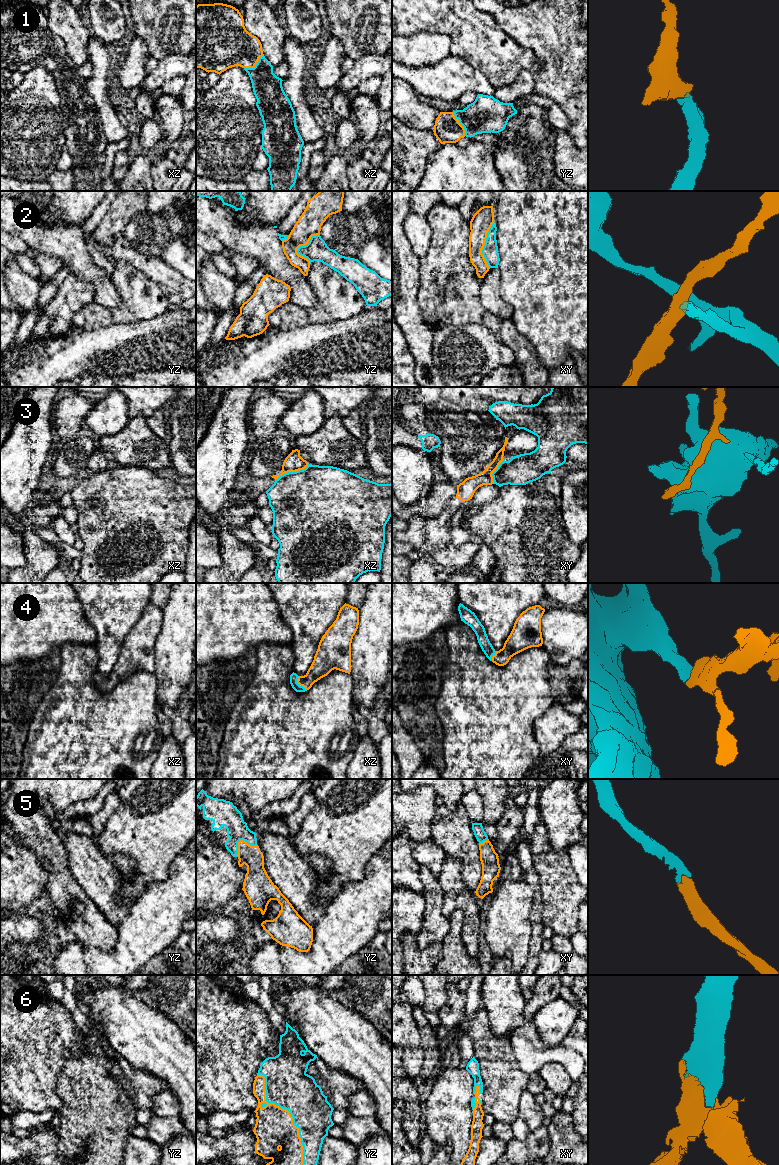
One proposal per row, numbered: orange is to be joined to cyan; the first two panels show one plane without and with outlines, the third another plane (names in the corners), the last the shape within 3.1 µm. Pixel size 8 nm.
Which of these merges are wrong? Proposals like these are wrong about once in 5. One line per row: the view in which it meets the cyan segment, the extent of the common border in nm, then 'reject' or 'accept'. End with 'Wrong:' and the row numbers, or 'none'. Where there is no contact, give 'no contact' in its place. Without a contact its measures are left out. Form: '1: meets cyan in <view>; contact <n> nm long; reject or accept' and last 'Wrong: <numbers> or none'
1: meets cyan in yz; contact 220 nm long; accept
2: meets cyan in xy; contact 380 nm long; reject
3: meets cyan in xz; contact 300 nm long; reject
4: meets cyan in xz; contact 140 nm long; accept
5: meets cyan in yz; contact 190 nm long; accept
6: meets cyan in yz; contact 800 nm long; accept
Wrong: 2, 3

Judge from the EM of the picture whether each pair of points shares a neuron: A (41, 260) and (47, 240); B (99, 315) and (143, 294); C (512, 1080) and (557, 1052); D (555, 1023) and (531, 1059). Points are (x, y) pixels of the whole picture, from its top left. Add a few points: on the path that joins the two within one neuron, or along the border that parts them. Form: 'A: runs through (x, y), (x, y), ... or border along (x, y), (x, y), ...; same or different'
A: border along (30, 248), (55, 256), (62, 267); different
B: runs through (110, 315), (121, 315), (132, 305); same
C: border along (513, 1051), (518, 1066), (529, 1075); different
D: border along (560, 1044), (547, 1048); different

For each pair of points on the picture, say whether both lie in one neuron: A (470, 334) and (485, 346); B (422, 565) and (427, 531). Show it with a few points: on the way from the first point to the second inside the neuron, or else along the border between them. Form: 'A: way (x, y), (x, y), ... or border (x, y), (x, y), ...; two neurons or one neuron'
A: way (474, 338), (481, 345); one neuron
B: border (423, 555), (428, 557), (441, 571); two neurons

